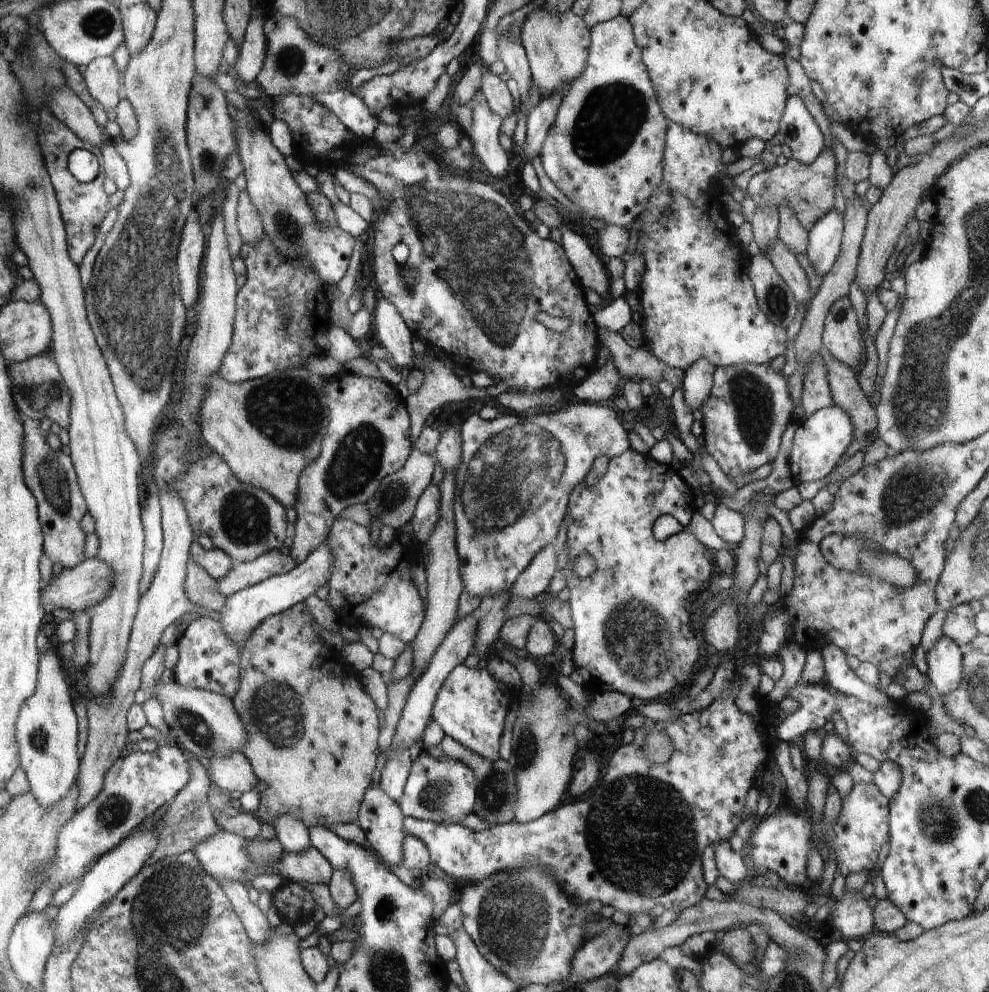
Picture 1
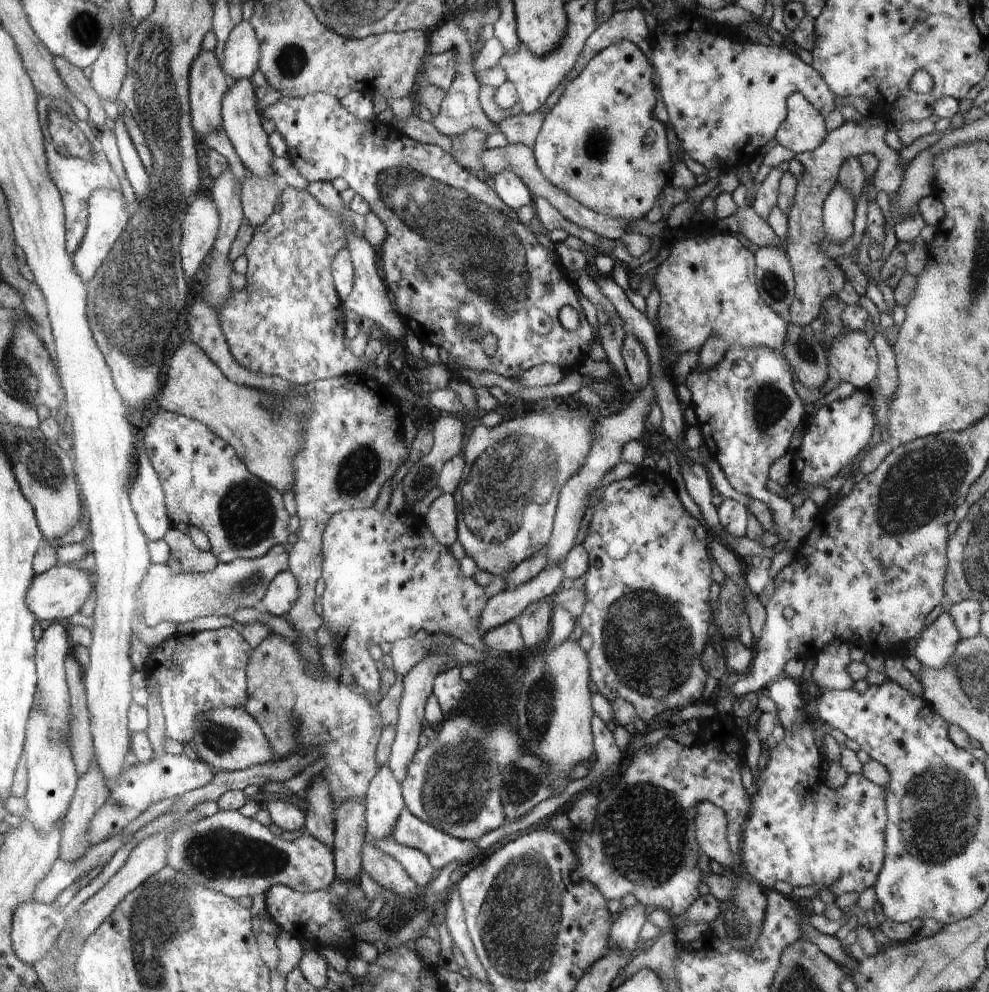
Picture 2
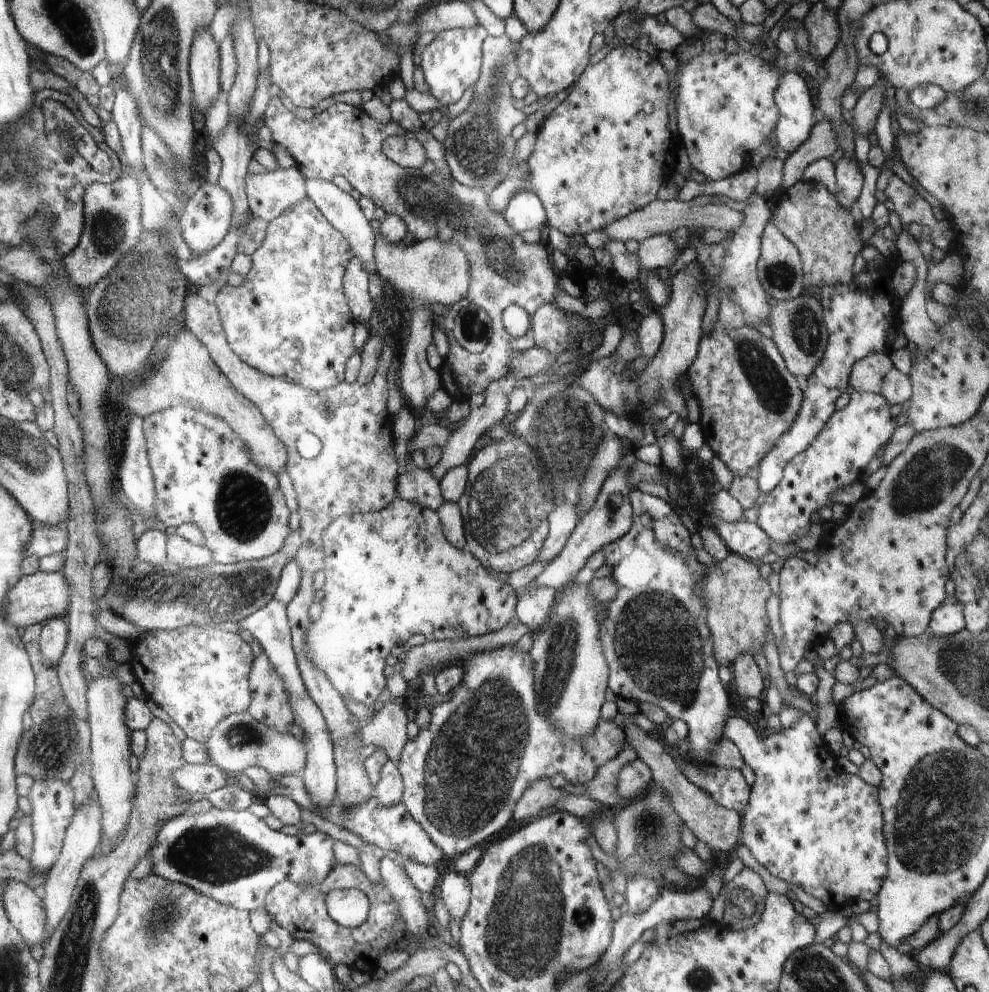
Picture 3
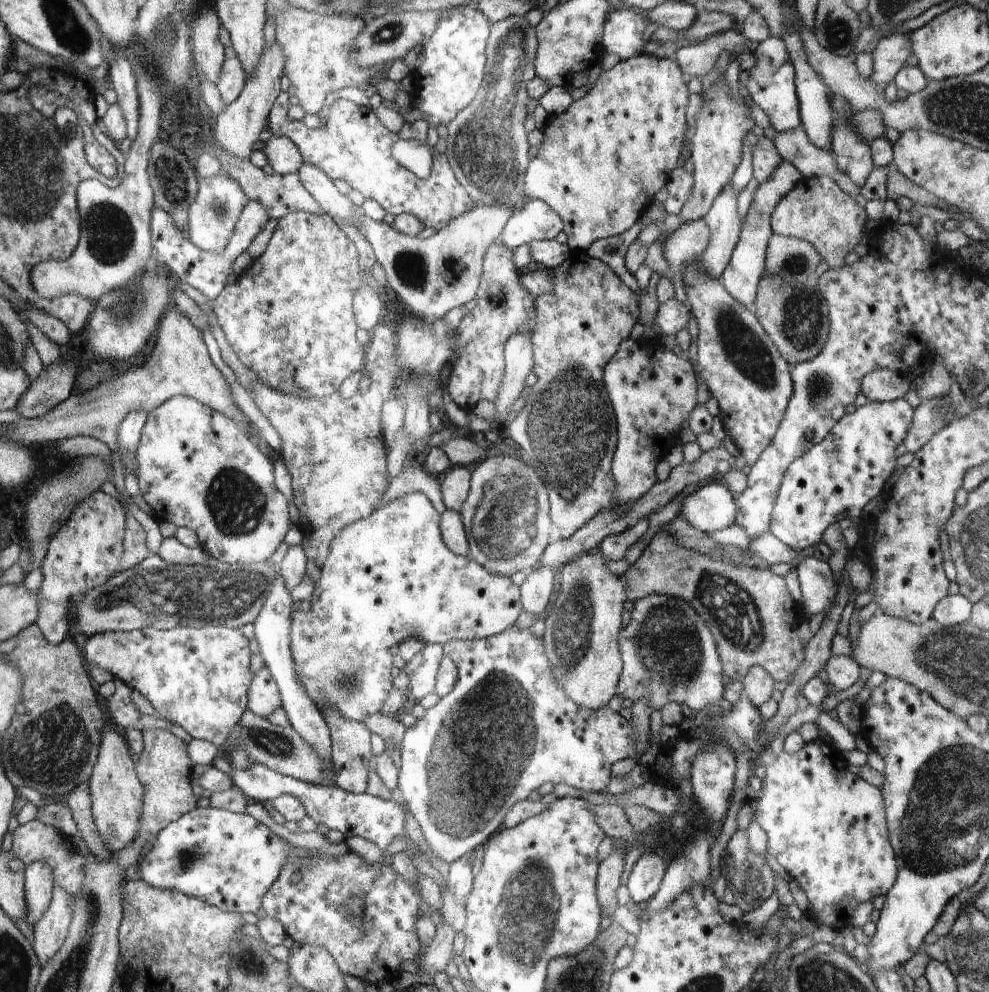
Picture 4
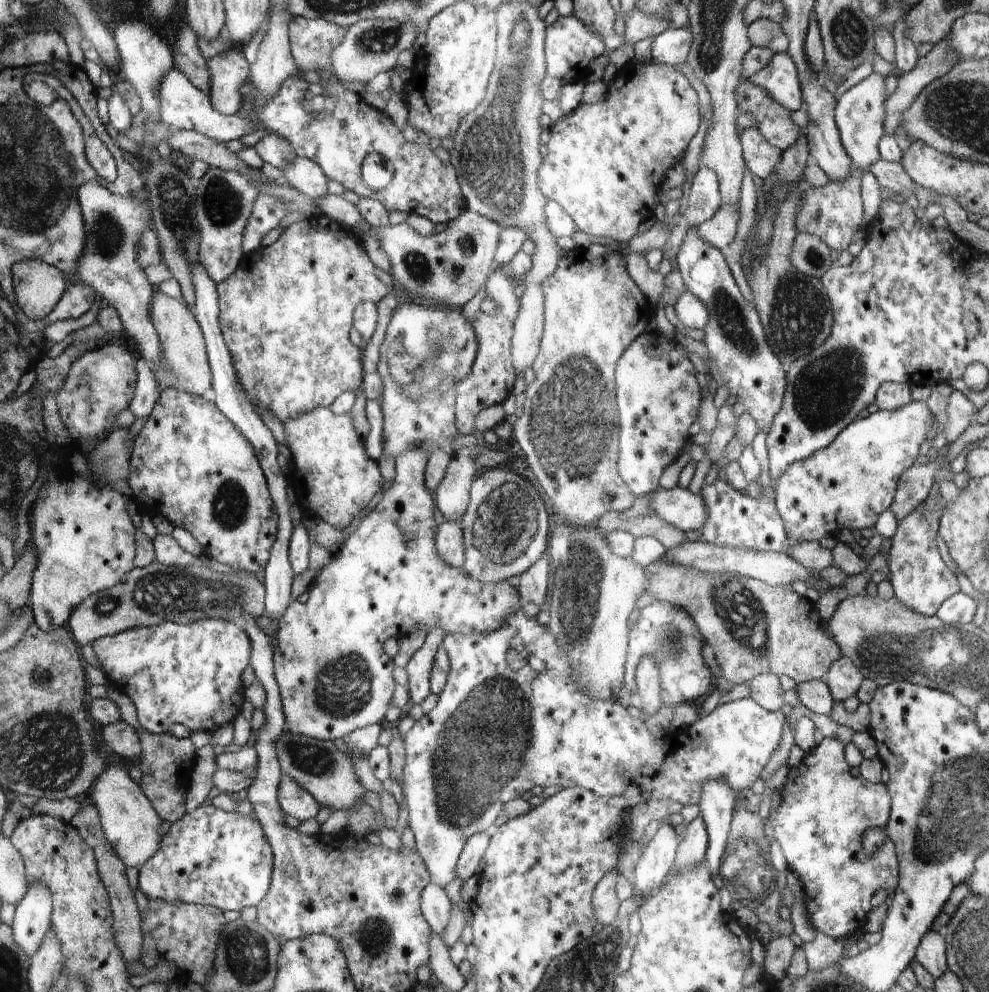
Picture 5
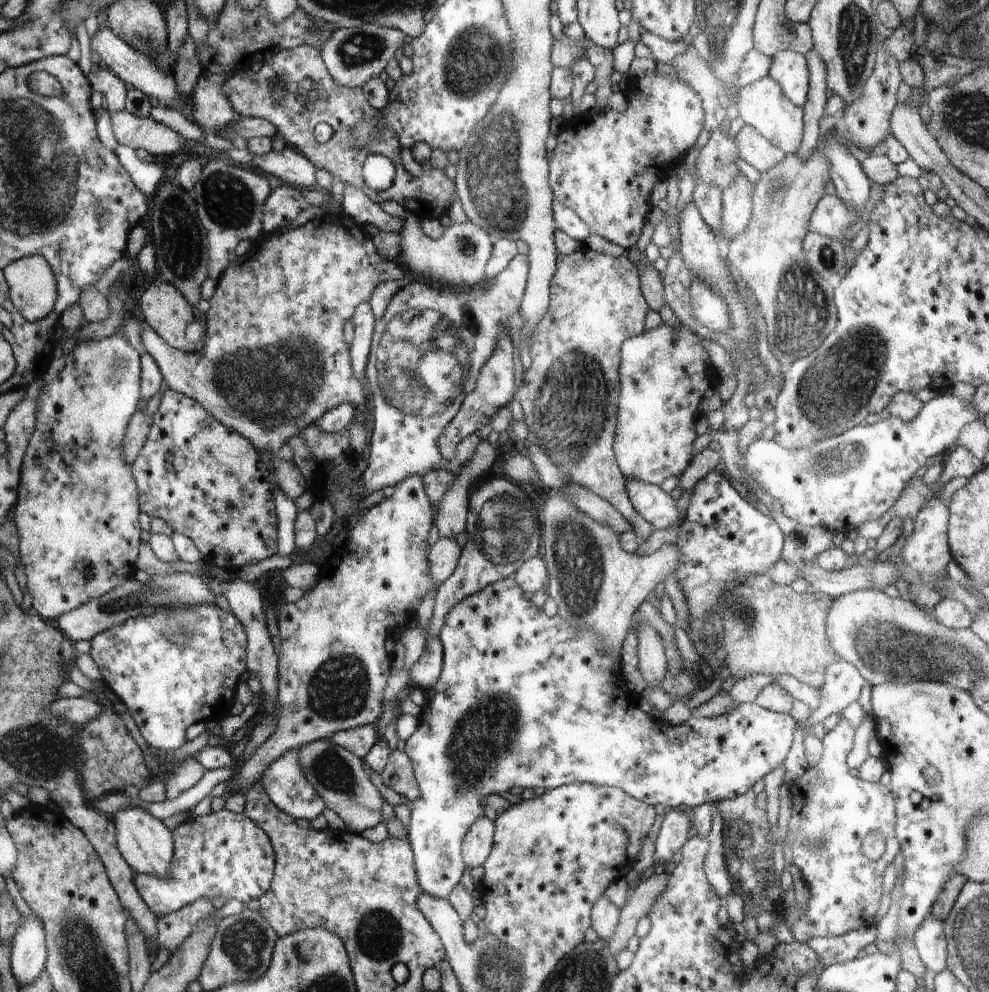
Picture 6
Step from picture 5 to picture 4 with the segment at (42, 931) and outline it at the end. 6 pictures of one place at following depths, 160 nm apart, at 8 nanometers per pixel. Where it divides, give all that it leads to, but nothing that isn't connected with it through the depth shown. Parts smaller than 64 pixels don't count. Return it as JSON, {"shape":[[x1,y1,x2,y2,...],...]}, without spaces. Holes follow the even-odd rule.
{"shape":[[36,860,36,863,26,866,26,894,29,905,27,921,34,924,48,911,54,895,54,872,46,860]]}

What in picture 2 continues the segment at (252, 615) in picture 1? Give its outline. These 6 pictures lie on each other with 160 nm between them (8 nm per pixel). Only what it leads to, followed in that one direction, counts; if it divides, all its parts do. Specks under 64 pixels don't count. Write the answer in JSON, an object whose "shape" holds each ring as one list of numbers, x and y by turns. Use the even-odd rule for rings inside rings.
{"shape":[[284,571,275,576,265,592,259,608,272,616,284,616,299,597,299,584,292,572]]}

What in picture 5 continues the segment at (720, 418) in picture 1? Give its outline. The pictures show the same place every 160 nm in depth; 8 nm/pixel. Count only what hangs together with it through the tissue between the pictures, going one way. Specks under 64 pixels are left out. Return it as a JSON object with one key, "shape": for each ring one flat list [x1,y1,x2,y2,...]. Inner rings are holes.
{"shape":[[698,227,687,230,683,243,677,252,675,267,683,278,686,291,690,291,701,303,704,304,710,318,703,328,706,333,703,339,708,349,710,358,714,358,720,379,719,385,726,385,731,394,738,398,738,402,744,406,756,420,760,431,768,432,776,413,781,409,786,388,786,375,781,367,781,360,772,352,767,343,763,326,753,304,742,297,738,285,732,277,732,272,726,263,723,251,712,246,699,233]]}

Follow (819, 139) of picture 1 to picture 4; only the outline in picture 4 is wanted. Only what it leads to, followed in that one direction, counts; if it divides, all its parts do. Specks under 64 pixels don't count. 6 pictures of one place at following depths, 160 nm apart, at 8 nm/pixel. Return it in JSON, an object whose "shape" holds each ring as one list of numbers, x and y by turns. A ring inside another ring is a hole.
{"shape":[[784,62,766,88,759,86,751,75,750,72,745,76,744,94,752,100,752,105,759,106,768,115,776,133,792,132,794,128,802,127,796,74,792,64]]}

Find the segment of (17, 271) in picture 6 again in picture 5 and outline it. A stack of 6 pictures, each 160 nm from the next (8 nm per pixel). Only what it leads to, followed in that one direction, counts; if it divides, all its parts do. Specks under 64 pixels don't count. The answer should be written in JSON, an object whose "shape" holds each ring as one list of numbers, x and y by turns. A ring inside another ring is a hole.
{"shape":[[28,259,14,266,18,308,24,316,38,320,51,313,66,288,65,274,40,259]]}

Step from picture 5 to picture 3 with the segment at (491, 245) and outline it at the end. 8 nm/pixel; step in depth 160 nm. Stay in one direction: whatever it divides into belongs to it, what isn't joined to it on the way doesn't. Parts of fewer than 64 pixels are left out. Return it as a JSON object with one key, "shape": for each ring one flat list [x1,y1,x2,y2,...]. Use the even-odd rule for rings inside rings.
{"shape":[[618,46,603,60,587,66,577,81,568,88,568,96,544,119,541,129,536,132,535,147,527,160,528,177,508,177,500,188,496,186,490,192,491,206,500,214,516,194,534,193,543,204,547,222,571,238,604,229,616,219,622,219,656,199,658,189,677,170,678,152,668,115,670,94,675,91,670,91,670,79,658,58,640,49],[375,233,375,270,379,276,390,282,398,290,402,300,411,314,410,335,404,348,404,354,397,366,400,368,400,388,403,394,404,402,412,408,425,408,427,400,436,392,438,388,444,385,443,373,435,371,427,361,427,346,432,342,432,324,433,312,432,306,436,304,453,305,460,299,463,299,468,292,468,284,471,281,469,275,469,258,465,250,457,244,450,243,449,239,439,237,429,237,428,240,415,240,408,245,404,243,391,243,380,233]]}

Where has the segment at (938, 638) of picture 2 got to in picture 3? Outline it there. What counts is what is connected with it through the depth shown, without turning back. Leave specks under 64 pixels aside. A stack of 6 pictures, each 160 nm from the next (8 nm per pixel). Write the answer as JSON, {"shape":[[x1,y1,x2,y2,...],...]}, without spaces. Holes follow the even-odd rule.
{"shape":[[957,600,952,604,942,603,935,608,931,614,927,632,930,632,930,637,943,637,962,630,964,627,963,604]]}

